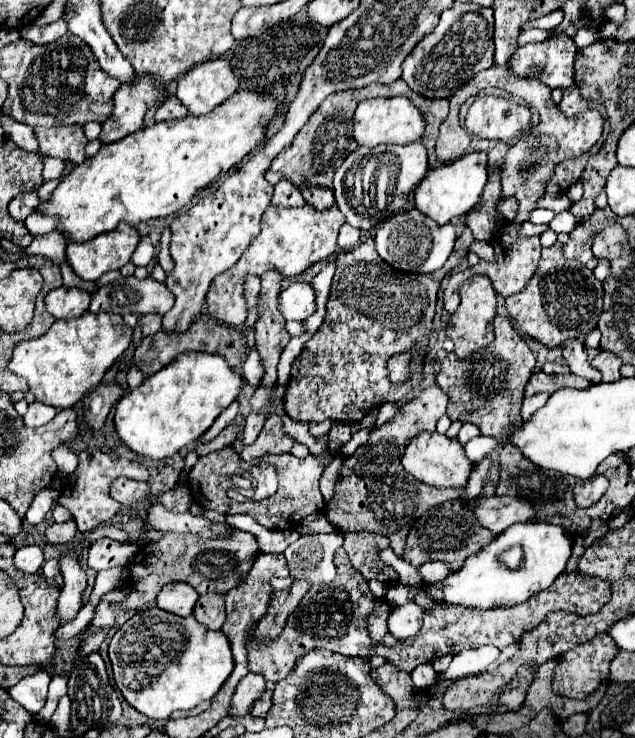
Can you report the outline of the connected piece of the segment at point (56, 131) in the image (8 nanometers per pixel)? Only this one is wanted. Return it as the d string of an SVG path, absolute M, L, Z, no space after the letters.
M62 125L62 127L34 127L34 137L40 143L40 153L44 157L56 159L72 159L74 163L82 163L86 159L84 147L88 143L82 125Z

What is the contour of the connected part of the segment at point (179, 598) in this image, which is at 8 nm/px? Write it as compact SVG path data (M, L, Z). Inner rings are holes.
M188 583L164 585L158 595L158 607L178 617L190 617L194 613L196 601L198 595L196 591L192 591L192 587L188 587Z

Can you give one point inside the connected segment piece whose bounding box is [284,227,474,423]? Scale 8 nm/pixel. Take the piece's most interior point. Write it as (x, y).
(374, 311)

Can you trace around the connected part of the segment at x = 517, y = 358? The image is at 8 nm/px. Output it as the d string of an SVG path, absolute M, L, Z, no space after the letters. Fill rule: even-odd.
M496 315L494 319L496 339L492 343L494 359L458 359L454 353L440 349L436 353L436 363L440 371L436 373L436 383L448 393L448 417L452 421L474 423L482 435L512 435L524 425L520 417L520 407L524 399L524 387L534 371L536 357L530 353L526 341L518 335L508 317Z

